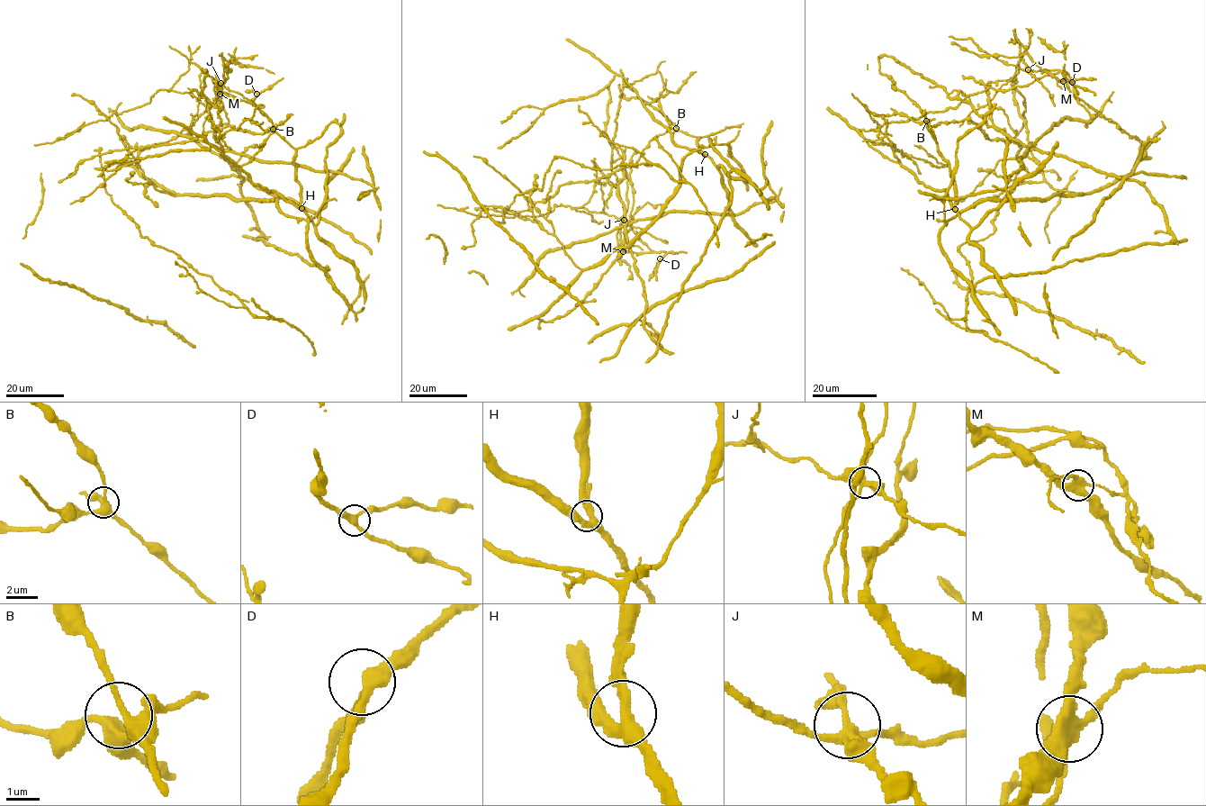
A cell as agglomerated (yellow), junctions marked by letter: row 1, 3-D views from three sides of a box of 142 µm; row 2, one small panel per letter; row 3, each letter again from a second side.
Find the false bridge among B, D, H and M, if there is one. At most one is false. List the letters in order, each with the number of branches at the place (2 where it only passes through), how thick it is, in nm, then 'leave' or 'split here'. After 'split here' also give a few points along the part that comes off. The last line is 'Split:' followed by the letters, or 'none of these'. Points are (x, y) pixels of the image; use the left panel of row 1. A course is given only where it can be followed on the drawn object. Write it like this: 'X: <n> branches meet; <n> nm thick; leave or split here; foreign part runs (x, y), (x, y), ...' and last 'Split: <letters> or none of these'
B: 4 branches meet; 320 nm thick; leave
D: 3 branches meet; 320 nm thick; leave
H: 3 branches meet; 360 nm thick; leave
M: 4 branches meet; 360 nm thick; split here; foreign part runs (219, 93), (214, 88), (218, 85), (220, 97), (208, 106), (209, 120), (222, 135), (249, 119), (262, 104)
Split: M

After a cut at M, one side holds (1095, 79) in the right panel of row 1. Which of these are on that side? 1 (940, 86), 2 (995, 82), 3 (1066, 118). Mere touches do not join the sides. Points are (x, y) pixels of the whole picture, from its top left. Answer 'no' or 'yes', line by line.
1: yes
2: yes
3: yes

